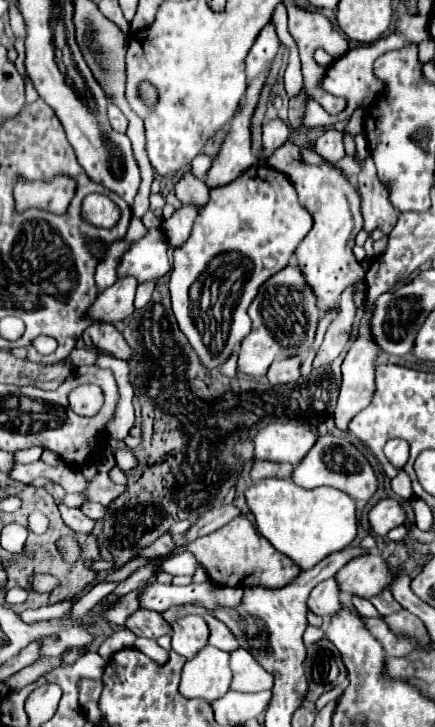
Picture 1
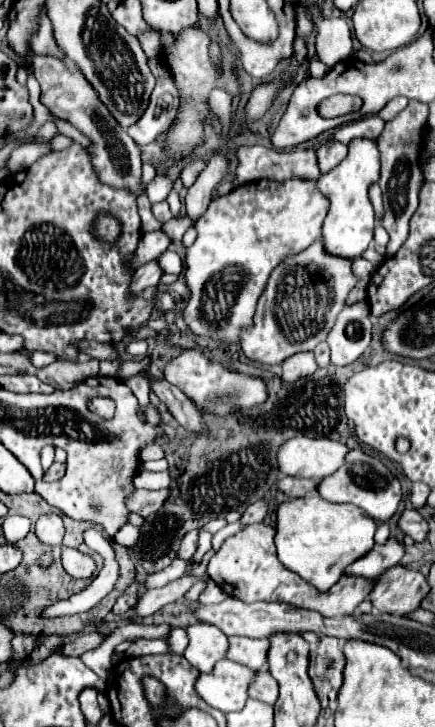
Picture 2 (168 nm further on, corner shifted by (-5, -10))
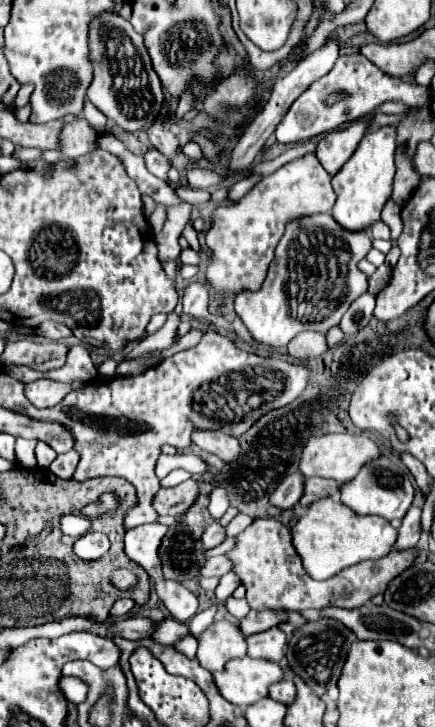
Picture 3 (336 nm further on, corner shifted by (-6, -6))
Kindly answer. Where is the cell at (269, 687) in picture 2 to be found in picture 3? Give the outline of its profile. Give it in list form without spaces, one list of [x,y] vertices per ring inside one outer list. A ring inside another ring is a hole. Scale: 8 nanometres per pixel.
[[[285,677],[285,679],[277,681],[277,683],[273,683],[269,687],[269,697],[275,699],[275,701],[279,701],[279,703],[283,703],[283,705],[293,703],[293,699],[295,699],[295,687],[293,687],[291,677]]]

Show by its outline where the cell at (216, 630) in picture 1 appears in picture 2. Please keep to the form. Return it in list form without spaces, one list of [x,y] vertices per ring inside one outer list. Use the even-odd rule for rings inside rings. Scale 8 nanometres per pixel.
[[[230,637],[228,659],[242,663],[254,671],[268,667],[268,639],[248,639],[248,637]]]

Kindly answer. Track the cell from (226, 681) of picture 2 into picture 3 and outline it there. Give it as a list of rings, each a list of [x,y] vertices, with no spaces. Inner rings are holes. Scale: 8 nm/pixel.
[[[231,659],[225,671],[213,673],[213,681],[223,699],[237,707],[249,707],[255,701],[267,697],[271,683],[283,679],[283,669],[279,663],[265,659]]]

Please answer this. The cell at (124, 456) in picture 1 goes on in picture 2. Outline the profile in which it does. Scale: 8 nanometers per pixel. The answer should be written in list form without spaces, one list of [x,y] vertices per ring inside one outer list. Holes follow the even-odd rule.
[[[138,471],[138,475],[134,477],[134,485],[138,489],[166,489],[170,487],[172,479],[170,479],[170,473],[164,471],[164,473],[150,473],[150,471]]]

